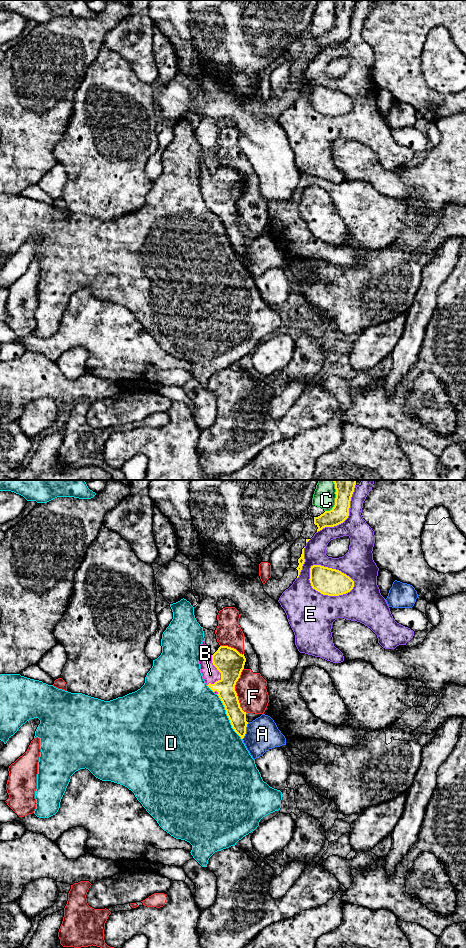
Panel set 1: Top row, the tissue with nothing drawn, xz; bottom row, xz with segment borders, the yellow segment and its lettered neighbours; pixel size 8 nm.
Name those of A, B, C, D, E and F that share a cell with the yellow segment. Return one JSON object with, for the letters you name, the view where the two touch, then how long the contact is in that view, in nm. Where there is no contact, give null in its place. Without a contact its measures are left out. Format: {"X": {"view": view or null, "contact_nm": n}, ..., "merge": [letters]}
{"B": {"view": "xz", "contact_nm": 260}, "merge": ["B"]}

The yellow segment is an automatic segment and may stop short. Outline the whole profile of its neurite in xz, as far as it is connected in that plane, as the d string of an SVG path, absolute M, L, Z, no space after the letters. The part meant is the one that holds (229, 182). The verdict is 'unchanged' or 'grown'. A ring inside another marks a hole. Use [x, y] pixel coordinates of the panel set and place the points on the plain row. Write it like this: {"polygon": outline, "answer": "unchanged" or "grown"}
{"polygon": "M205 161L200 166L200 189L207 206L219 216L232 248L241 257L246 254L246 232L240 227L235 205L244 189L246 178L236 169L220 166L211 175Z", "answer": "grown"}

